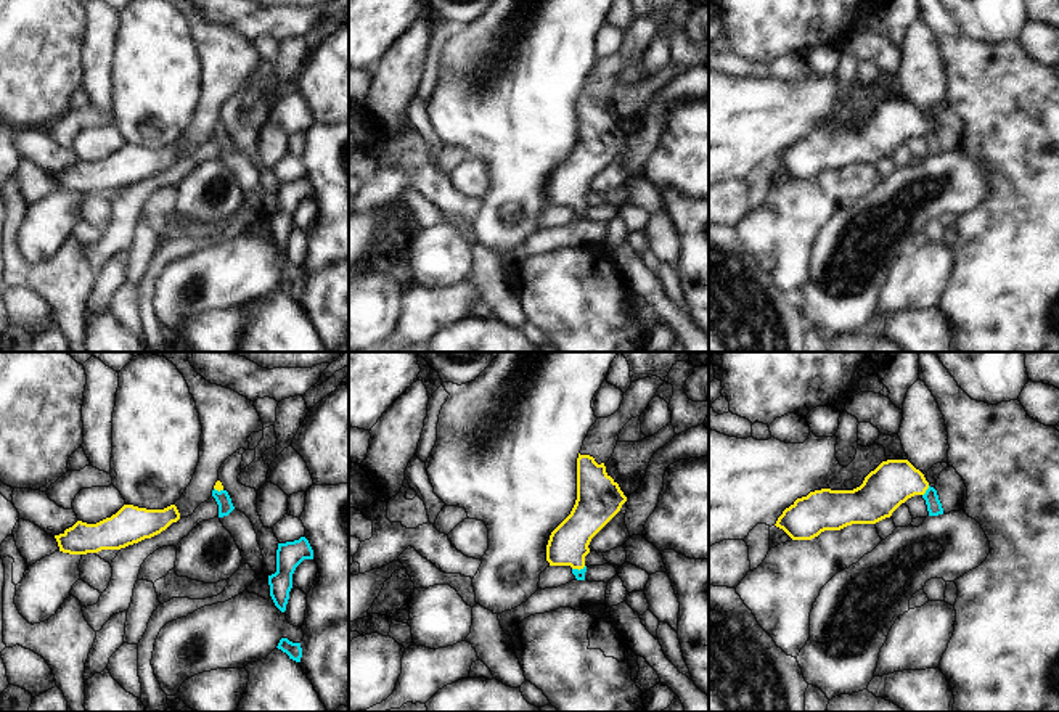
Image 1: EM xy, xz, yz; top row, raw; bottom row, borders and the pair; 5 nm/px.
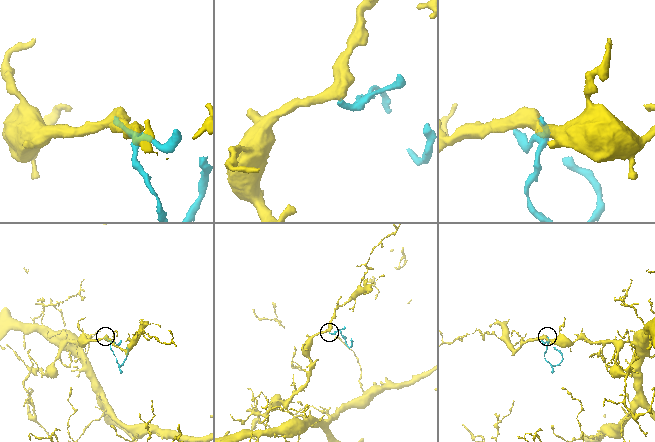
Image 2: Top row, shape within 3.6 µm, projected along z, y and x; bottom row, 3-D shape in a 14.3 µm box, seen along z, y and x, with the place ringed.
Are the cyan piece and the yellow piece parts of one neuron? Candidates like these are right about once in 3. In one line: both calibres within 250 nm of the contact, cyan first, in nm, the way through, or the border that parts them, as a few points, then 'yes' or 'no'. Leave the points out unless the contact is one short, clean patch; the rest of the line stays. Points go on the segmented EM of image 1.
80 nm thick on the cyan side, 220 nm on the other; runs through yz (934, 507), (926, 491), (913, 482), (892, 482); yes

